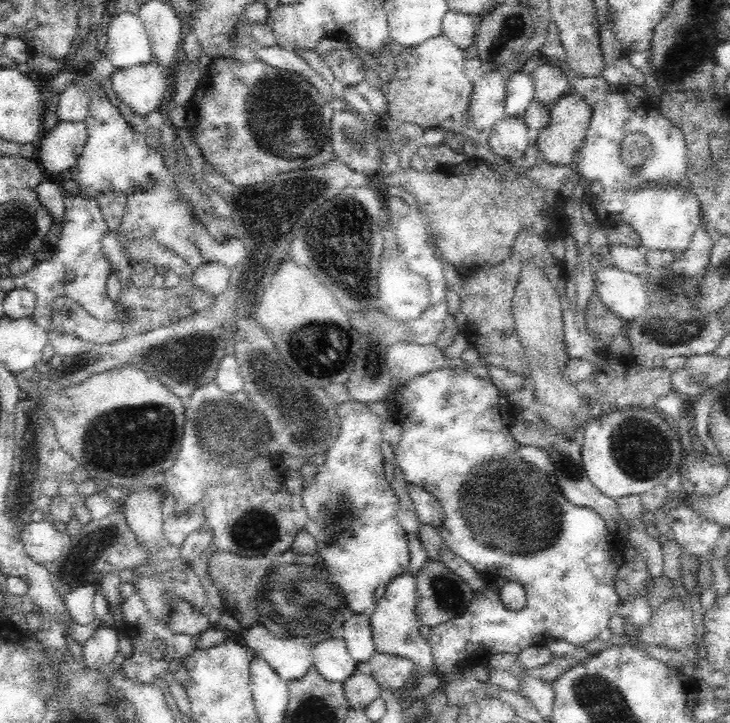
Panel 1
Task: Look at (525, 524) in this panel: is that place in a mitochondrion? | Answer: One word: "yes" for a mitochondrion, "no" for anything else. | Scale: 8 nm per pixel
yes

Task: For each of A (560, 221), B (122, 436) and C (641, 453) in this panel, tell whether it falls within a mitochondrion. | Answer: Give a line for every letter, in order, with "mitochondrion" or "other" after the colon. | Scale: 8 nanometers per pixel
A: other
B: mitochondrion
C: mitochondrion

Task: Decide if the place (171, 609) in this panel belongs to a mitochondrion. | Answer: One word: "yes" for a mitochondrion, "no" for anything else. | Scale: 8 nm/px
yes

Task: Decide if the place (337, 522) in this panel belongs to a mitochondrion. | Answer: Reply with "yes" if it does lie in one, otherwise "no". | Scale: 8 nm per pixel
yes

